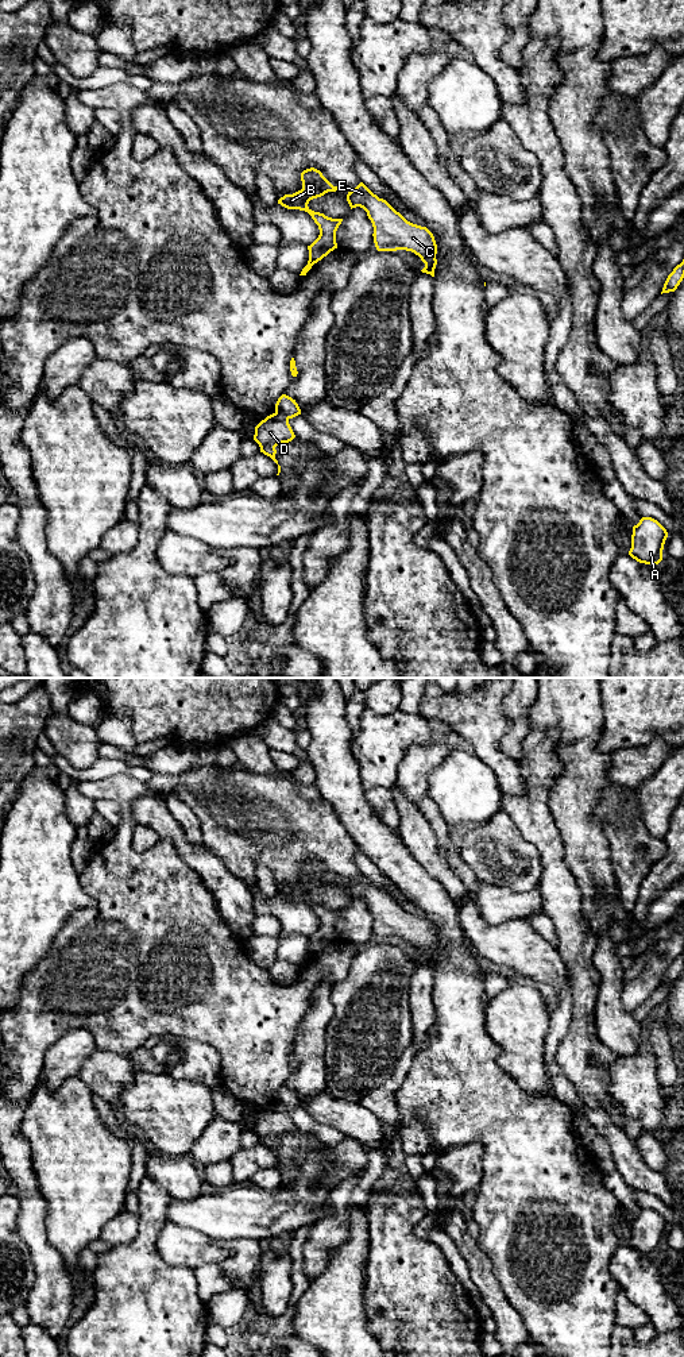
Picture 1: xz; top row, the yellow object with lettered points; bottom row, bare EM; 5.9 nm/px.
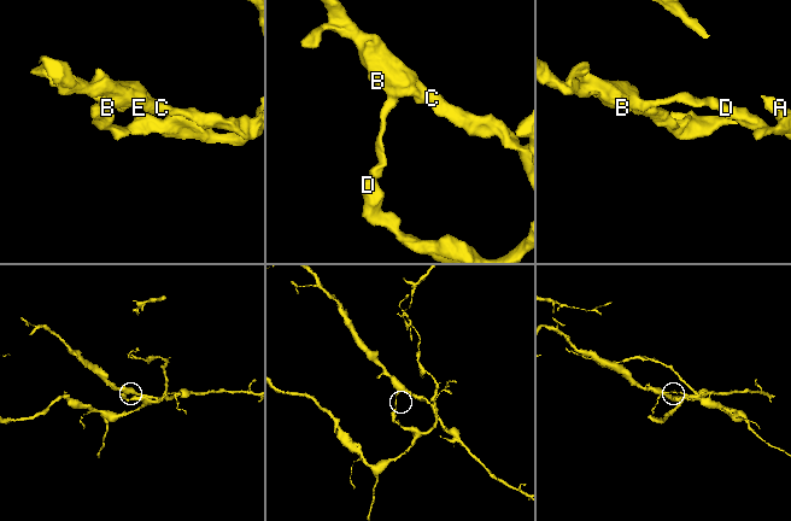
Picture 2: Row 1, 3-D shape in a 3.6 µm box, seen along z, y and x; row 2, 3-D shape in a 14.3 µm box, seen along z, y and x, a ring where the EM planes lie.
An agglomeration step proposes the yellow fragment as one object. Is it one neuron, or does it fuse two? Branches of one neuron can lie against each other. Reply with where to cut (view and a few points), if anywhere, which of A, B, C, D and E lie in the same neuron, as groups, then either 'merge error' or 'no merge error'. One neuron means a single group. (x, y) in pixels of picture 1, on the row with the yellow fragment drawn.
cut xz (275, 411), (288, 419); groups A D / B C E; merge error

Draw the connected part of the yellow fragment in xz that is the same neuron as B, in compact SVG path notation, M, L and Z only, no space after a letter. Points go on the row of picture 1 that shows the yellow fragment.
M310 167L301 173L302 189L285 194L278 200L278 204L287 209L300 209L308 212L314 223L318 225L318 238L308 246L309 261L300 275L306 275L314 263L326 257L331 251L337 248L336 231L343 219L332 219L324 213L312 211L308 204L310 200L324 196L328 192L336 192L339 188L333 186L320 170Z

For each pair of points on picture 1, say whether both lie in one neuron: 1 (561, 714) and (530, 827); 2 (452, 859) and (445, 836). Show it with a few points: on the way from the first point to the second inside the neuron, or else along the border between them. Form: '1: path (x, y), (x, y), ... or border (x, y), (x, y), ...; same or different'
1: border (530, 731), (555, 729), (561, 762); different
2: path (451, 854), (447, 841); same

